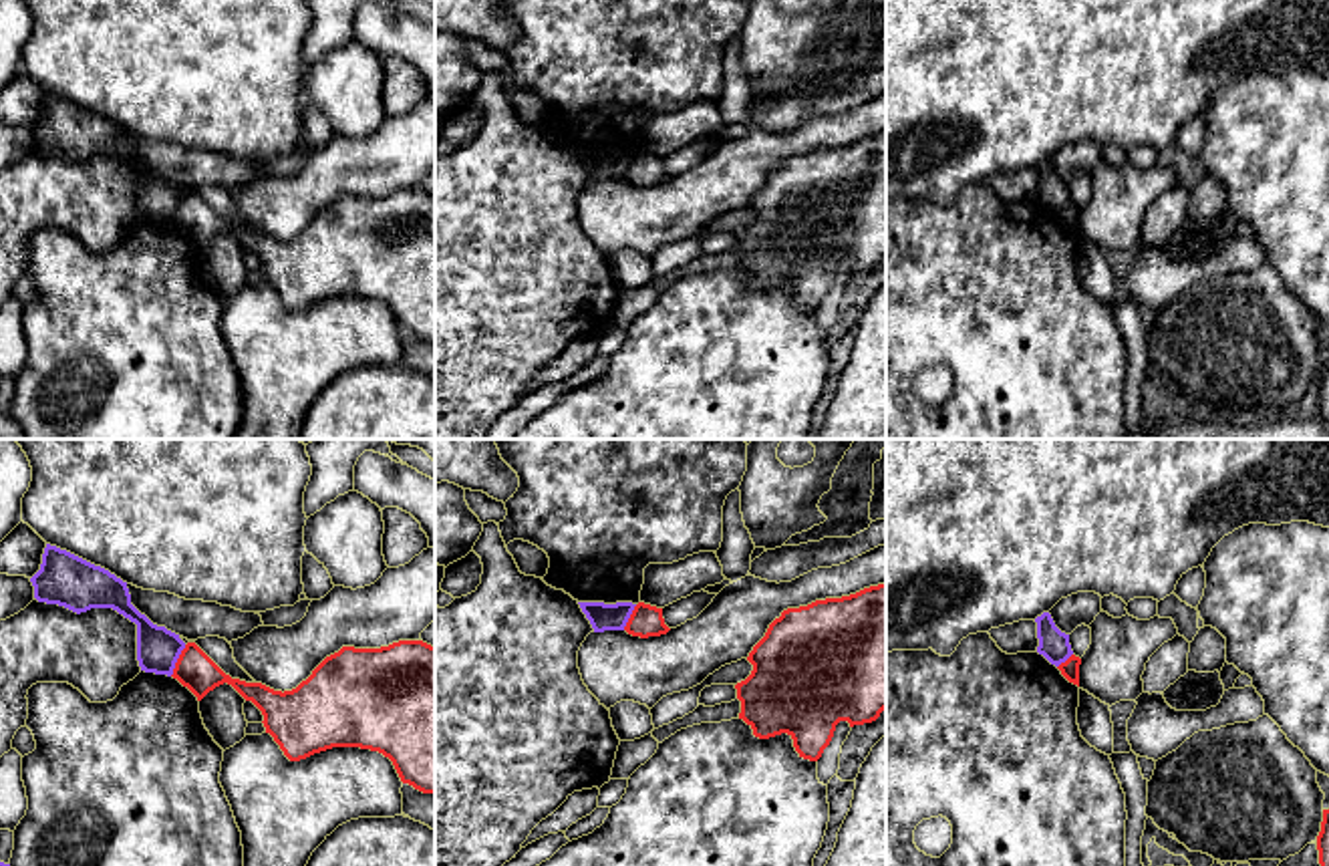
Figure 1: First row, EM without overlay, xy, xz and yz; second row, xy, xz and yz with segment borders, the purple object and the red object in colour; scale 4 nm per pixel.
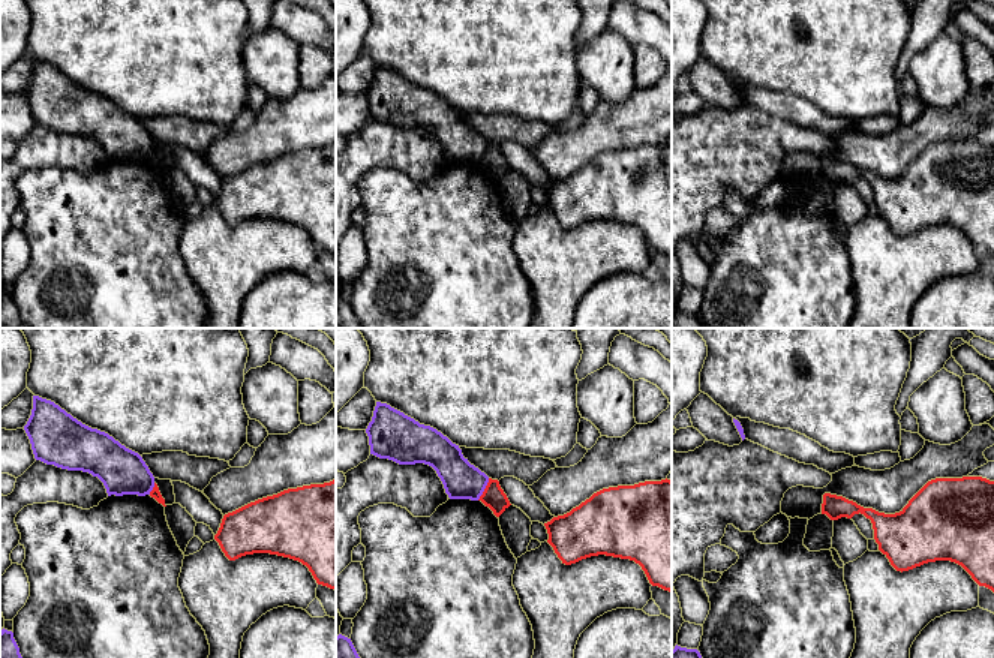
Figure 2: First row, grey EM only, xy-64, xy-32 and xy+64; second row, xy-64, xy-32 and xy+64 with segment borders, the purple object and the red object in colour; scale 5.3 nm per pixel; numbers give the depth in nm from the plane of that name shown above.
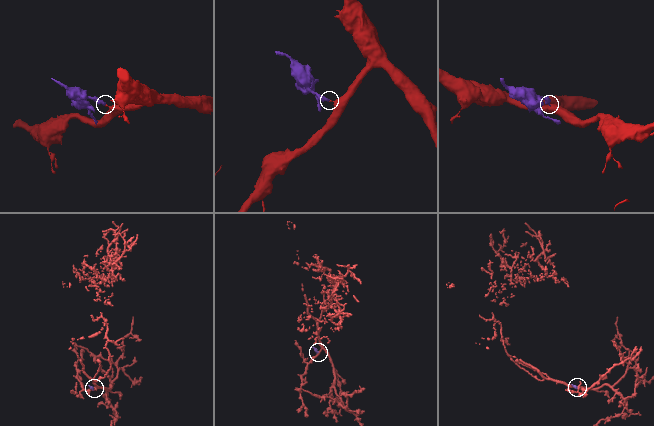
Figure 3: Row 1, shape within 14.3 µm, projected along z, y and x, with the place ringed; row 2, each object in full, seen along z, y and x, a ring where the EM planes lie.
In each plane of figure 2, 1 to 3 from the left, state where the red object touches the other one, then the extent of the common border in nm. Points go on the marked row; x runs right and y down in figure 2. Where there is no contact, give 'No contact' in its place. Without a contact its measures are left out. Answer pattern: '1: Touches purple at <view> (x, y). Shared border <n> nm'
1: Touches purple at xy-64 (152, 489). Shared border 70 nm
2: Touches purple at xy-32 (485, 487). Shared border 140 nm
3: No contact

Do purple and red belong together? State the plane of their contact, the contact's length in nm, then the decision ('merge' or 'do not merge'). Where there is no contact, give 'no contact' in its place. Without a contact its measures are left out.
xy | 140 nm | do not merge

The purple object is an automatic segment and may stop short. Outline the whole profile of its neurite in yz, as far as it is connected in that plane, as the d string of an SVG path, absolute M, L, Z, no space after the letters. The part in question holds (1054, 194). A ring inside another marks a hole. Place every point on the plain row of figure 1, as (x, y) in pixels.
M1049 161L1037 165L1035 171L1037 171L1037 187L1039 187L1037 201L1043 203L1051 213L1059 215L1073 203L1069 193L1069 183L1061 181L1055 175Z

